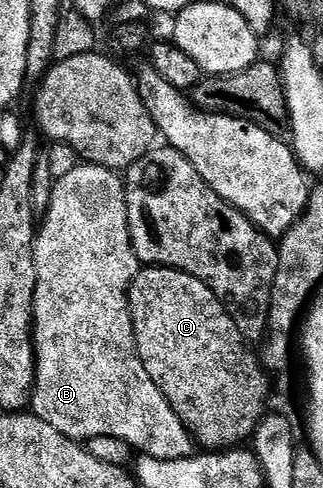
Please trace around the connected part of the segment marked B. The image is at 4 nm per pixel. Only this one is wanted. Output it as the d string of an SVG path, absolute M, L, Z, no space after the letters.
M79 163L71 171L60 174L54 180L57 182L53 185L53 194L50 195L49 206L45 209L45 222L40 222L39 228L36 230L36 241L34 243L35 289L32 338L35 354L35 384L31 392L31 409L36 417L51 423L51 427L55 427L55 431L59 431L65 437L77 433L77 429L73 429L73 425L77 425L77 417L85 417L85 425L89 425L89 435L93 435L96 429L101 429L98 438L109 439L114 437L118 442L123 443L125 433L137 433L137 429L125 429L125 425L121 425L121 421L125 421L125 417L129 417L129 413L125 413L125 405L121 405L121 401L129 401L129 393L141 393L141 397L145 397L145 401L149 401L149 405L153 405L153 409L157 409L157 413L161 413L161 417L169 417L169 409L165 409L165 405L161 405L159 387L151 379L151 375L147 375L147 371L137 355L137 345L133 341L133 320L129 314L128 290L134 272L135 254L129 235L127 218L122 212L122 204L125 202L124 197L127 189L122 178L120 181L117 177L120 176L106 165Z

